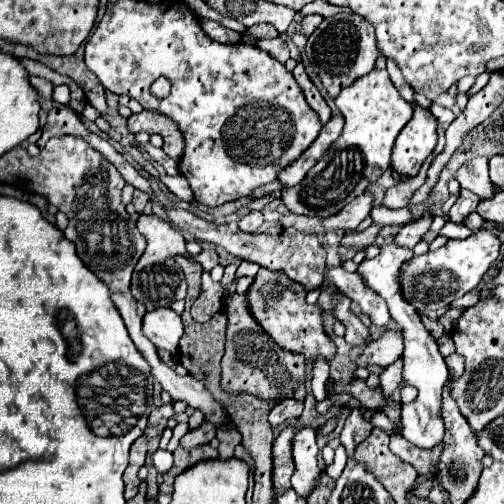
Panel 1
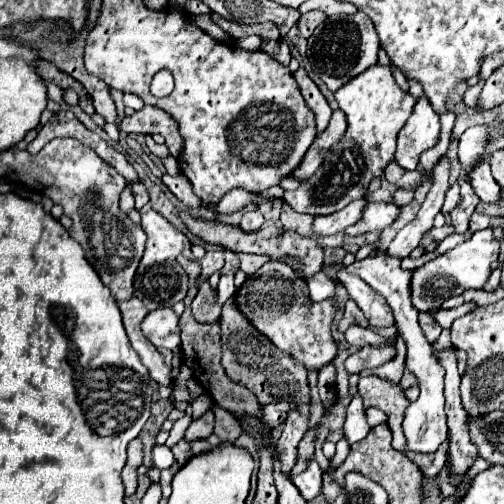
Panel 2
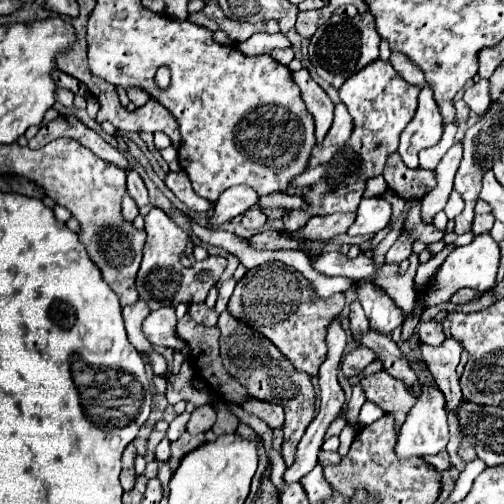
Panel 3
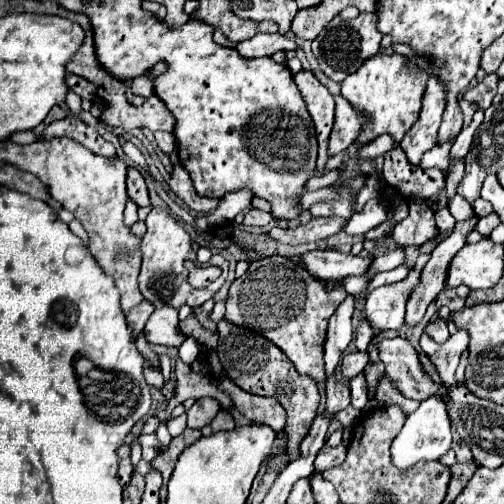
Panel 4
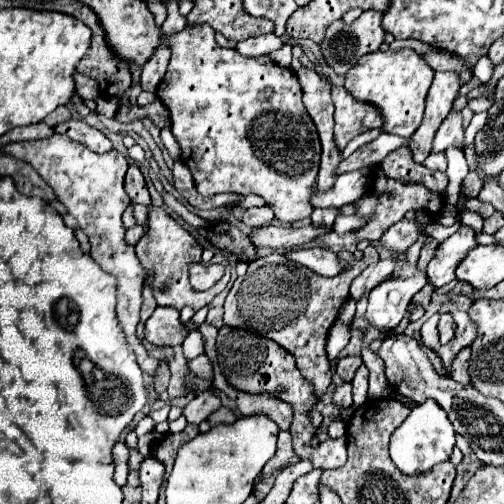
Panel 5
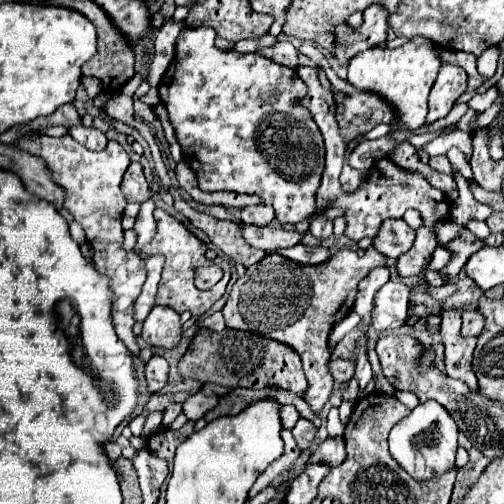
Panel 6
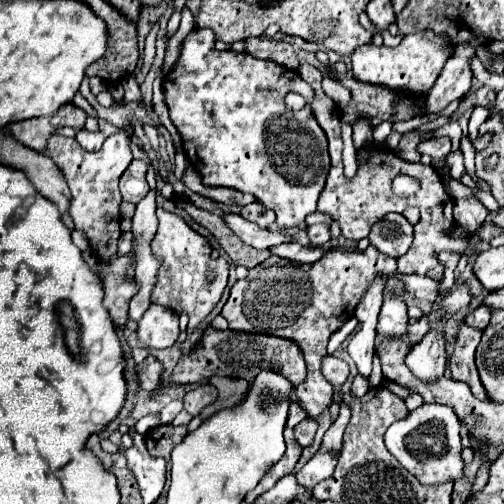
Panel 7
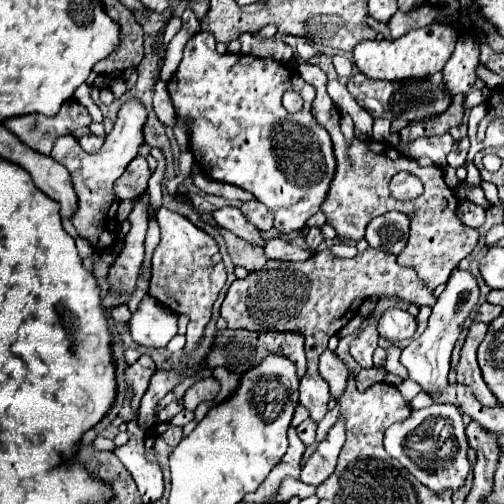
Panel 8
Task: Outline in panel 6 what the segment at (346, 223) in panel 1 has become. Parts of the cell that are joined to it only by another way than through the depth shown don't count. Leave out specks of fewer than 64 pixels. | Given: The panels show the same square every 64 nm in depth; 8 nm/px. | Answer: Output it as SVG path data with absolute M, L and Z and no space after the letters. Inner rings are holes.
M240 226L242 228L242 236L246 238L246 242L258 250L264 252L274 252L280 248L290 248L294 244L298 244L304 236L304 232L296 232L296 230L284 230L284 228L258 228L258 226Z

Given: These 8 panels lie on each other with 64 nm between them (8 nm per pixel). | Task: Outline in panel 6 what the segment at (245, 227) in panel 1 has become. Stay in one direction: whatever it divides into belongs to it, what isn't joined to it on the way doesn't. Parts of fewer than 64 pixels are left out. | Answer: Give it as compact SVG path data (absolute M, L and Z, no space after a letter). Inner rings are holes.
M258 204L258 206L248 206L242 210L242 222L244 224L254 224L254 226L270 226L274 220L272 206Z

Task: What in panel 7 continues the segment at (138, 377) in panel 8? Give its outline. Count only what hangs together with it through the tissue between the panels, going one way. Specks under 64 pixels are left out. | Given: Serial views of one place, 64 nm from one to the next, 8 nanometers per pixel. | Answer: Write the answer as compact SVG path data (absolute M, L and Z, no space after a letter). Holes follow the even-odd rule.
M148 360L142 362L138 366L138 376L140 376L142 390L146 390L146 392L156 390L160 380L162 380L162 372L164 372L164 368L162 368L160 362L148 362Z

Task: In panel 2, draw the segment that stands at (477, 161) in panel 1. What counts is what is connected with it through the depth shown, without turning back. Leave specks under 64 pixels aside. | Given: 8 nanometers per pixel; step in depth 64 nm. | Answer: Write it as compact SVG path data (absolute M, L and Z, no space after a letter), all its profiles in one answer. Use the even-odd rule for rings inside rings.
M480 160L470 172L468 172L468 182L476 196L482 202L496 202L500 198L500 186L496 180L492 180L490 174L490 164L486 160Z

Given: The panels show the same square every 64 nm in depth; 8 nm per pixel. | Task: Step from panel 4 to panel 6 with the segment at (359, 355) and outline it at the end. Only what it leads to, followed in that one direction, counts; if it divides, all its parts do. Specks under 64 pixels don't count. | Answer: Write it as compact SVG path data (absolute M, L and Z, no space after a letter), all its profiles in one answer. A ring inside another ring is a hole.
M332 360L330 362L332 376L338 382L348 382L354 376L354 368L356 368L356 364L352 360Z

